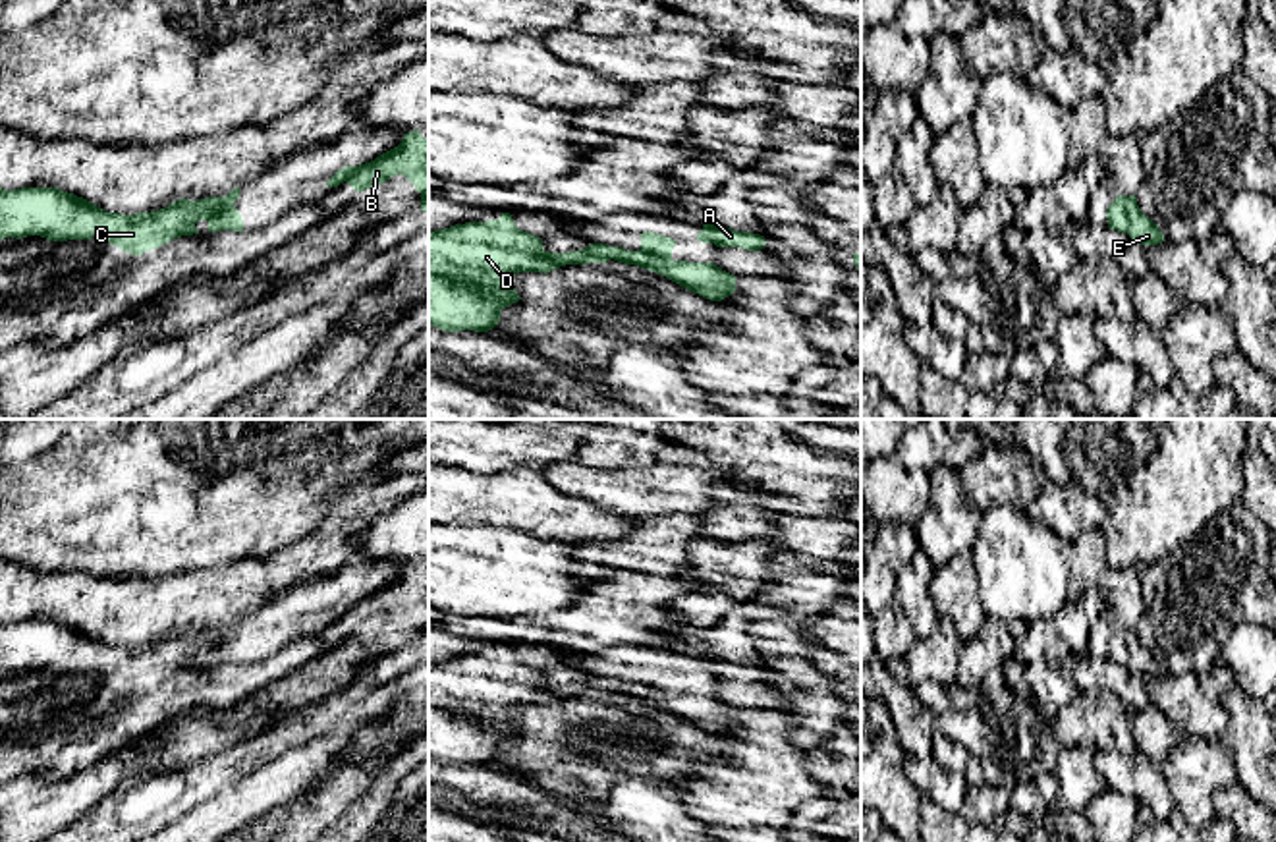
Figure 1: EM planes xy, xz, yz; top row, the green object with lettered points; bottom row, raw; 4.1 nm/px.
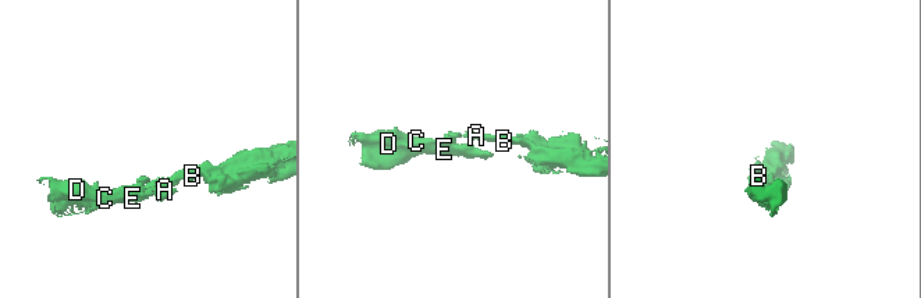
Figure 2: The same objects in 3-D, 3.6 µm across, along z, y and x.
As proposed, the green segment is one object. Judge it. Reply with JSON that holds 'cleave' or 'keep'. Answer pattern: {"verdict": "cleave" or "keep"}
{"verdict": "cleave"}

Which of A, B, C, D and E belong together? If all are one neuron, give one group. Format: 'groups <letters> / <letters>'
groups A B / C D E

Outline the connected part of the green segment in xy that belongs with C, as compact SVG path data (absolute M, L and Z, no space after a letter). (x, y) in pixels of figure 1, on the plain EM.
M0 620L0 672L41 668L50 674L98 670L125 686L143 688L174 670L199 666L195 657L220 639L220 630L180 632L137 647L102 643L58 620Z

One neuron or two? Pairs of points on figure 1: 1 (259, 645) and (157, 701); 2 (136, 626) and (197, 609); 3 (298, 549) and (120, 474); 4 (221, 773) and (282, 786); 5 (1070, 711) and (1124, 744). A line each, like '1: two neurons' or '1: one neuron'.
1: one neuron
2: one neuron
3: two neurons
4: two neurons
5: one neuron

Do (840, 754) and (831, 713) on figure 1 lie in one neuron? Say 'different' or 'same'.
different

